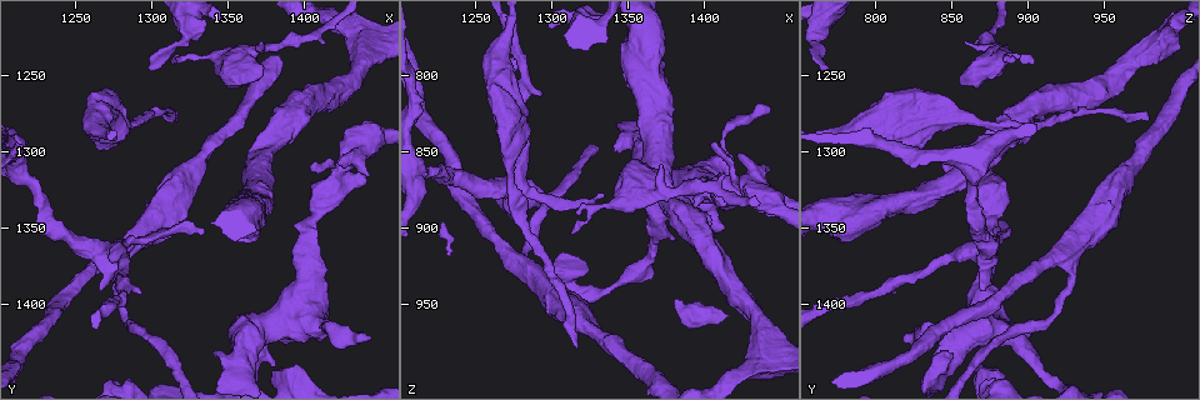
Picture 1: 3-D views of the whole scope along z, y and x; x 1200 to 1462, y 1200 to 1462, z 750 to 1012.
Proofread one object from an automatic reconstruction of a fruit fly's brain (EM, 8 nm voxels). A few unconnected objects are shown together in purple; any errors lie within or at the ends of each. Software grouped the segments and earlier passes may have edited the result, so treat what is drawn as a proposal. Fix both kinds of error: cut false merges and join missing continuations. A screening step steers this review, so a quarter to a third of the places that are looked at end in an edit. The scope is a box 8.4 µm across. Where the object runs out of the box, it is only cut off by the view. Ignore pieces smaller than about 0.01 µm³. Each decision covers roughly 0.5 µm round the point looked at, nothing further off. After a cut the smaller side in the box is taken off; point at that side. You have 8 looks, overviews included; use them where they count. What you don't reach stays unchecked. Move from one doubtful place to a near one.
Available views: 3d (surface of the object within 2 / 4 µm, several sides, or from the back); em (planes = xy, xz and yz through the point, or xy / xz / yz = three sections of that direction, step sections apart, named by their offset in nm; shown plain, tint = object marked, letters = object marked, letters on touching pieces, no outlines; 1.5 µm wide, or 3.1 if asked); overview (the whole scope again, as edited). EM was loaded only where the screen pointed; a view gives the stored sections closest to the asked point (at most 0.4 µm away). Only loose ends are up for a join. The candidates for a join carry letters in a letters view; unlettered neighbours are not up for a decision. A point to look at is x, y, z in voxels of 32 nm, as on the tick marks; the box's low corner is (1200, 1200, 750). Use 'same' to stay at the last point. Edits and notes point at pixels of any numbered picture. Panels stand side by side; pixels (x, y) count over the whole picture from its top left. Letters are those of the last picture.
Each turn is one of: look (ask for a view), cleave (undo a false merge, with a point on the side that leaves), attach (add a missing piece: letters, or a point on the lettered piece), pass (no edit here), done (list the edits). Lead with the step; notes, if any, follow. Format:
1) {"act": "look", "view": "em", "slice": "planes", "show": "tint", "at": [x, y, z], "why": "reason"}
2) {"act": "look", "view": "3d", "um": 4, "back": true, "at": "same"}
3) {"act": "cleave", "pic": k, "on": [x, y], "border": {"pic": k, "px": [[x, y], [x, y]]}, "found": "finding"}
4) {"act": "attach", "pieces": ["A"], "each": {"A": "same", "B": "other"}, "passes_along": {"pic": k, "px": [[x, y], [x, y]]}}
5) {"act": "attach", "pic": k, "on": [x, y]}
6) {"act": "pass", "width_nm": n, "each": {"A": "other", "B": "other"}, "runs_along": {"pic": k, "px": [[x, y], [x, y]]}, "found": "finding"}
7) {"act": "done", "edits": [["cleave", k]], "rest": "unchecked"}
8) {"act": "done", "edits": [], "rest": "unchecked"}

{"act": "look", "view": "3d", "um": 2, "back": true, "at": [1336, 1354, 882]}

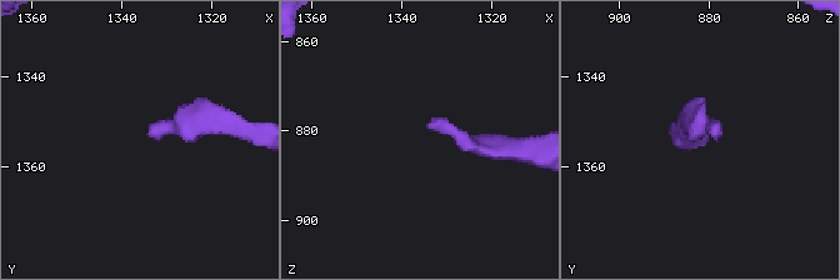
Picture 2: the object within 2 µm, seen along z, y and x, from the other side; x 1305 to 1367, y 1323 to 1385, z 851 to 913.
{"act": "look", "view": "em", "slice": "planes", "show": "letters", "at": [1335, 1353, 879], "why": "shape alone is not enough"}

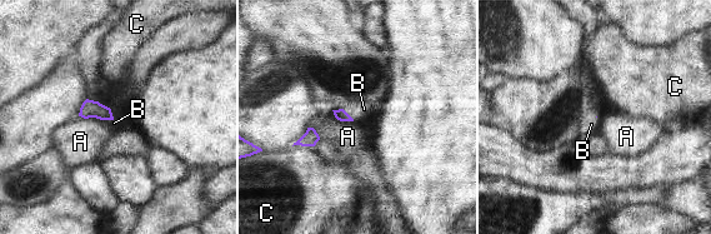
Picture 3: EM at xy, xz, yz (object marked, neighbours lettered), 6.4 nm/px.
{"act": "attach", "pieces": ["B"], "each": {"A": "other", "B": "same", "C": "other"}, "passes_along": {"pic": 3, "px": [[340, 114], [349, 115], [359, 111]]}, "found": "the cell continues"}

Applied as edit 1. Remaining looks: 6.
{"act": "look", "view": "overview"}

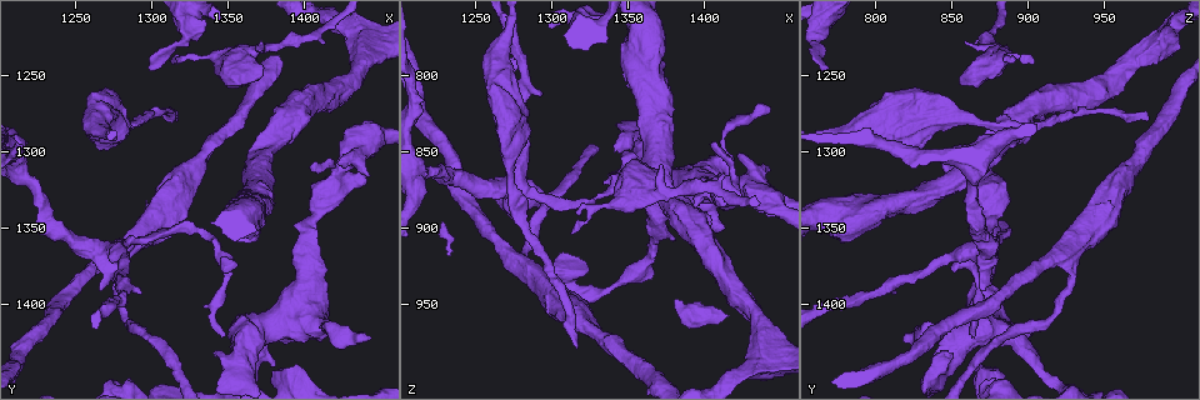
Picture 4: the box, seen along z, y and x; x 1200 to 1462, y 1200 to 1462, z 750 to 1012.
{"act": "look", "view": "em", "slice": "xz", "step": 8, "show": "tint", "at": [1360, 1236, 878], "why": "calibre changes"}

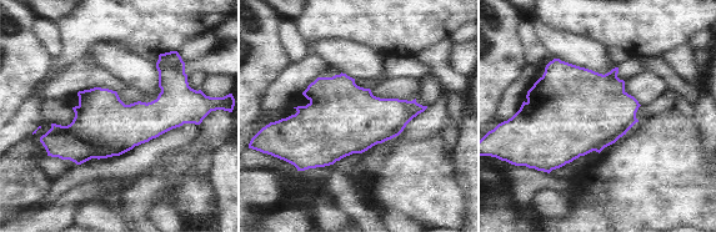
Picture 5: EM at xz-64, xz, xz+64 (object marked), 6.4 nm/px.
{"act": "look", "view": "em", "slice": "planes", "show": "letters", "at": "same", "why": "cut it another way"}

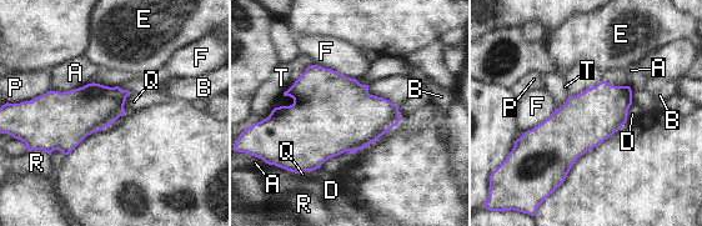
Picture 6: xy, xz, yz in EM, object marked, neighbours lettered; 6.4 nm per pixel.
{"act": "pass", "width_nm": 360, "each": {"A": "other", "B": "other", "D": "other", "E": "other", "F": "other", "P": "other", "Q": "other", "R": "other", "T": "other"}, "border": {"pic": 6, "px": [[315, 64], [311, 64], [282, 94]]}, "found": "continuous, no second cell"}

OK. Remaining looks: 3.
{"act": "done", "edits": [["attach", 3]], "rest": "unchecked"}

